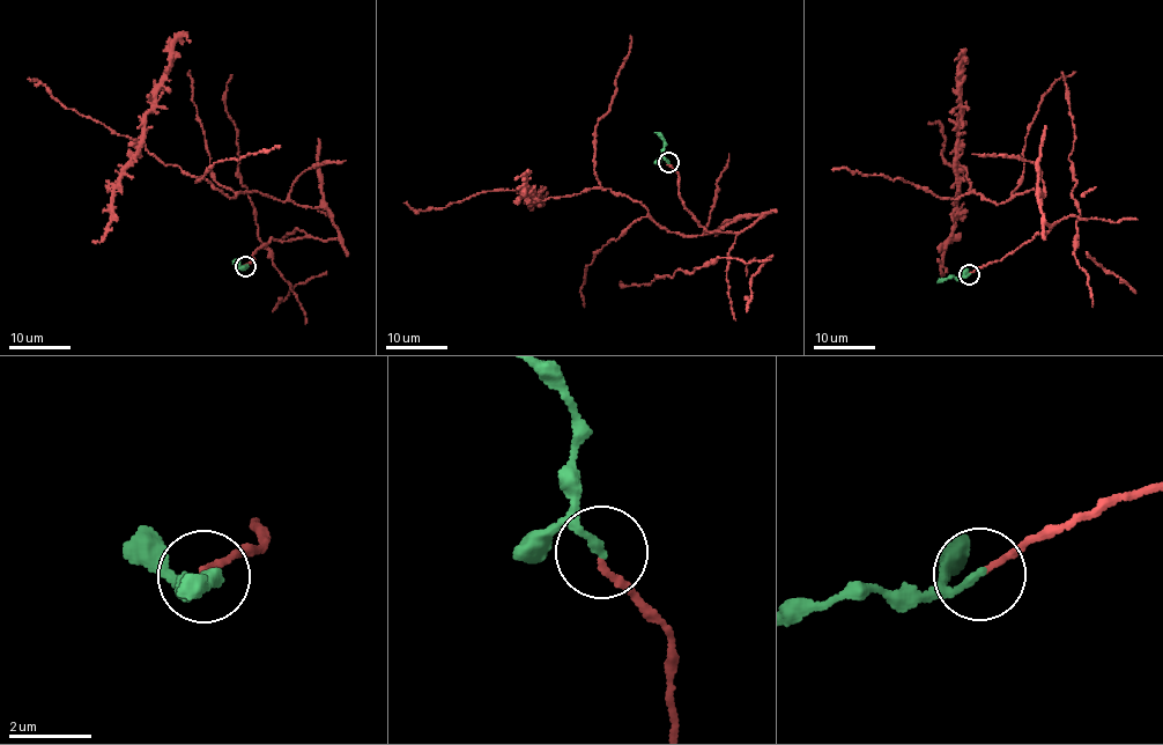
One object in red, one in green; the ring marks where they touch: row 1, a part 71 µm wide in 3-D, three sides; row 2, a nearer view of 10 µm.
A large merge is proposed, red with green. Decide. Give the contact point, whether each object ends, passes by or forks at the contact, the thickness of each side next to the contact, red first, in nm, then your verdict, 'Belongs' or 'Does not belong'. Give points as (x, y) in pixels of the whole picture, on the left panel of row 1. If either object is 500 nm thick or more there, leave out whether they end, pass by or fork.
Place: (245, 266). At the ring red ends. At the ring green ends. Thickness 140 nm (red) against 190 nm. Belongs

